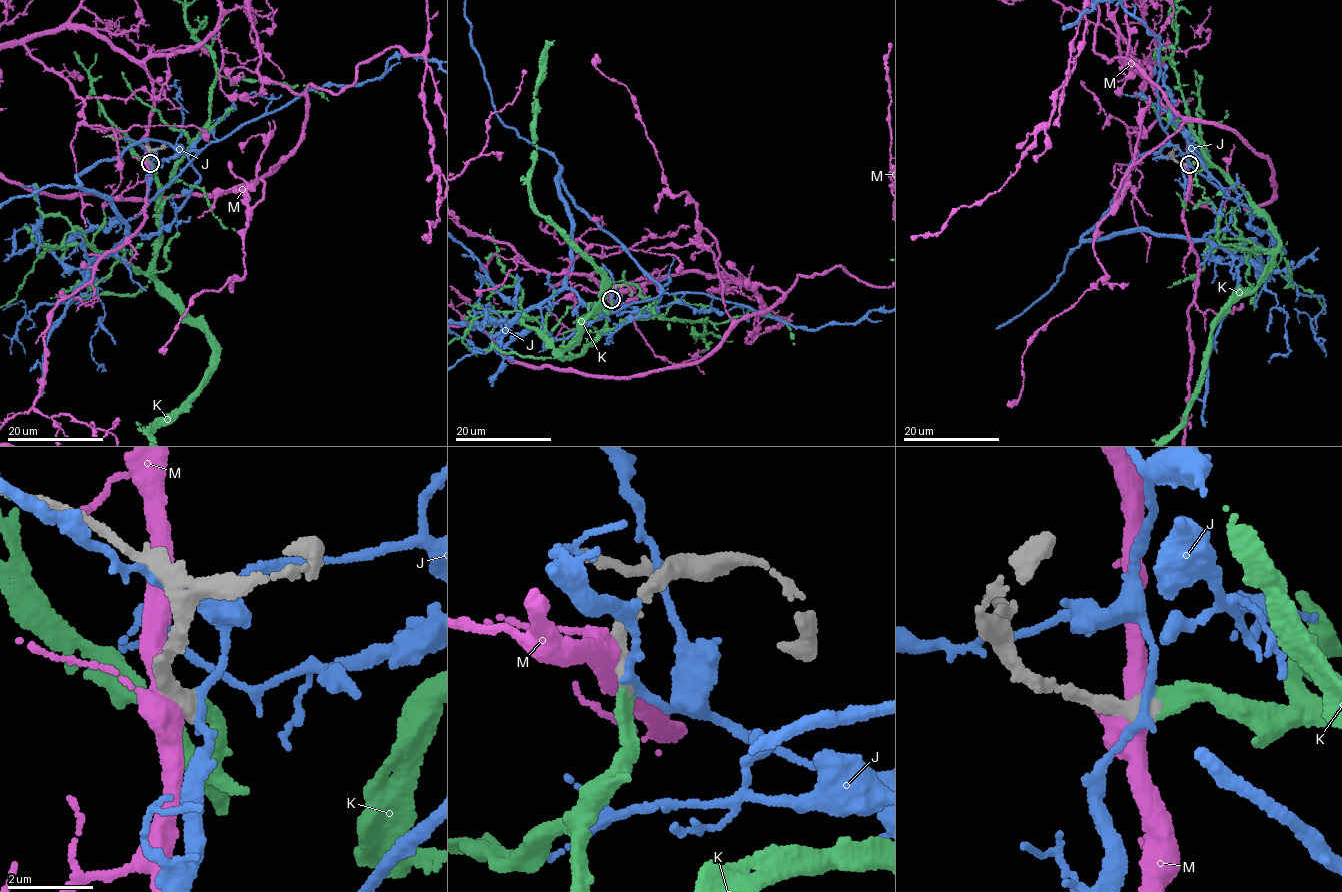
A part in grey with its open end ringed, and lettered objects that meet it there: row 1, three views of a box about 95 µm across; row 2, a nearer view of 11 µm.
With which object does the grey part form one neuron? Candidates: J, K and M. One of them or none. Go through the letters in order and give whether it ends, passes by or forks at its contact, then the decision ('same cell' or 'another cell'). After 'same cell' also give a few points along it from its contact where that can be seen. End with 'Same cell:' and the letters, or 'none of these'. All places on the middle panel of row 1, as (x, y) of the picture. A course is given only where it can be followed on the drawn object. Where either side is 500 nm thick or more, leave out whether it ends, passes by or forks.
J: it passes by | another cell
K: it ends | same cell
M: it forks | another cell
Same cell: K

